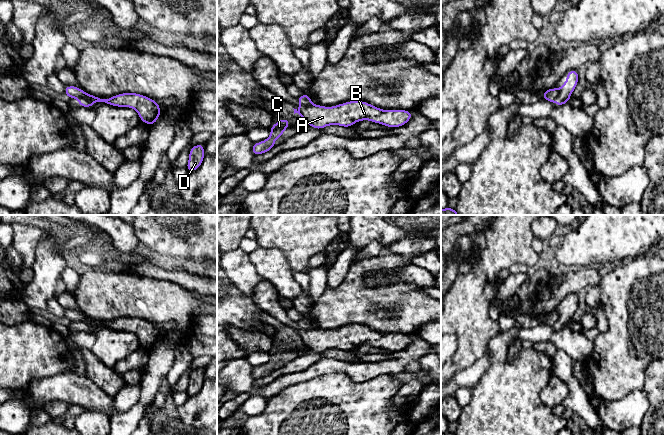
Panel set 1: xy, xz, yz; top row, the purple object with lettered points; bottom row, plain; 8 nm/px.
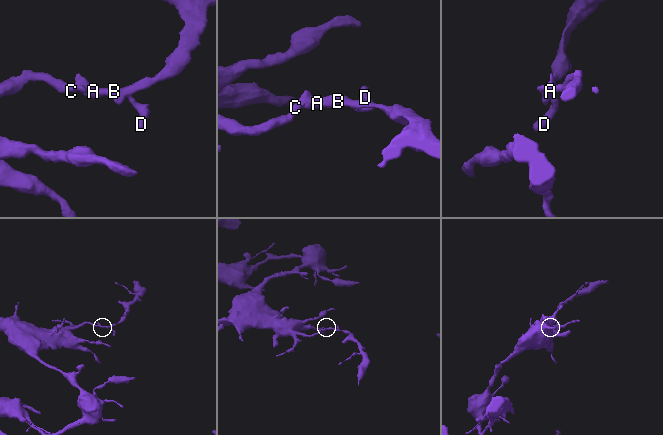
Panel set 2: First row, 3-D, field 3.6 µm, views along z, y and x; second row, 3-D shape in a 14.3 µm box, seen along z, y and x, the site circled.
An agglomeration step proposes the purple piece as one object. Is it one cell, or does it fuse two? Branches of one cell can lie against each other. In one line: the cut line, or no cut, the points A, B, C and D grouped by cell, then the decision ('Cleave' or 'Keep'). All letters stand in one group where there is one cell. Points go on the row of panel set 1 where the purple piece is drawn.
Split along xy (83, 91), (83, 94), (77, 98). Groups: A B D / C. Cleave

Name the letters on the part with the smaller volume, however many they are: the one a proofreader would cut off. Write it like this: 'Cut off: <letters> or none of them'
Cut off: A, B, D

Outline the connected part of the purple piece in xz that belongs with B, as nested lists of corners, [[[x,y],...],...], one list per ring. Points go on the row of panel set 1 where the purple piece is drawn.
[[[349,101],[333,107],[303,105],[297,113],[315,129],[322,129],[328,125],[351,127],[361,120],[396,128],[405,125],[412,118],[411,111],[382,110],[363,101]]]

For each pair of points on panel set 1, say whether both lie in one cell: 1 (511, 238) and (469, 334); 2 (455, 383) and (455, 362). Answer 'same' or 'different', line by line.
1: same
2: different

